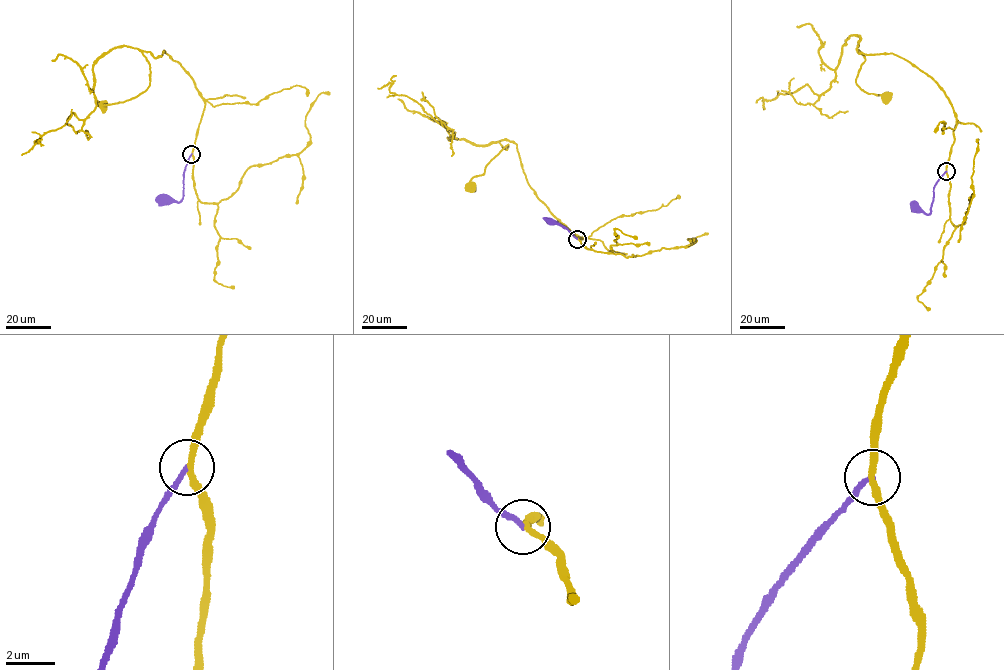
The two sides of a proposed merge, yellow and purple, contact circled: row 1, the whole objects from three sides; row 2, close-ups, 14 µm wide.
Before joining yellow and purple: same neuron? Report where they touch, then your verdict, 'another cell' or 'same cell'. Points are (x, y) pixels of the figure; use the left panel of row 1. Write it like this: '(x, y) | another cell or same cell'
(191, 154) | another cell

